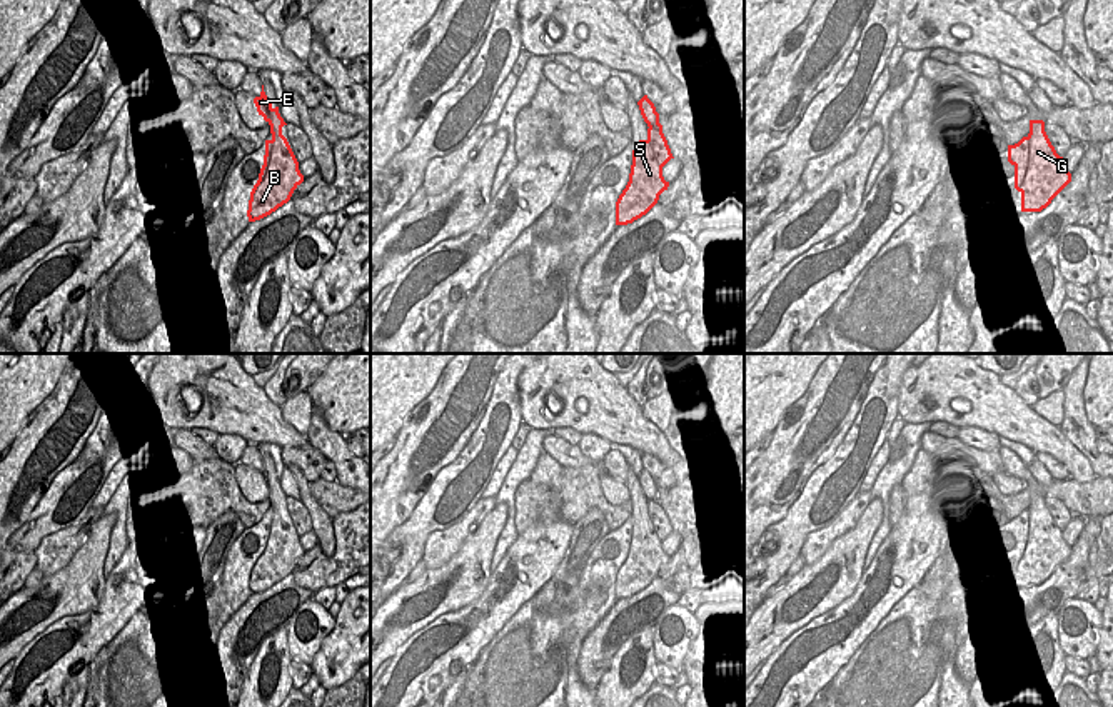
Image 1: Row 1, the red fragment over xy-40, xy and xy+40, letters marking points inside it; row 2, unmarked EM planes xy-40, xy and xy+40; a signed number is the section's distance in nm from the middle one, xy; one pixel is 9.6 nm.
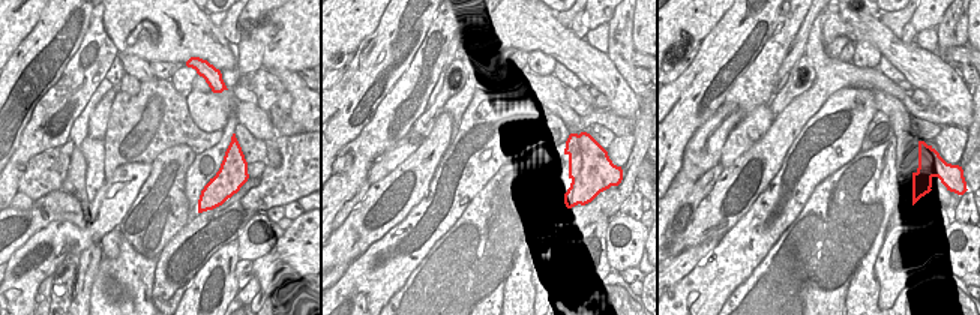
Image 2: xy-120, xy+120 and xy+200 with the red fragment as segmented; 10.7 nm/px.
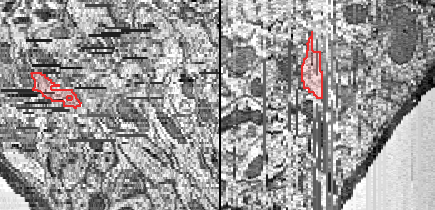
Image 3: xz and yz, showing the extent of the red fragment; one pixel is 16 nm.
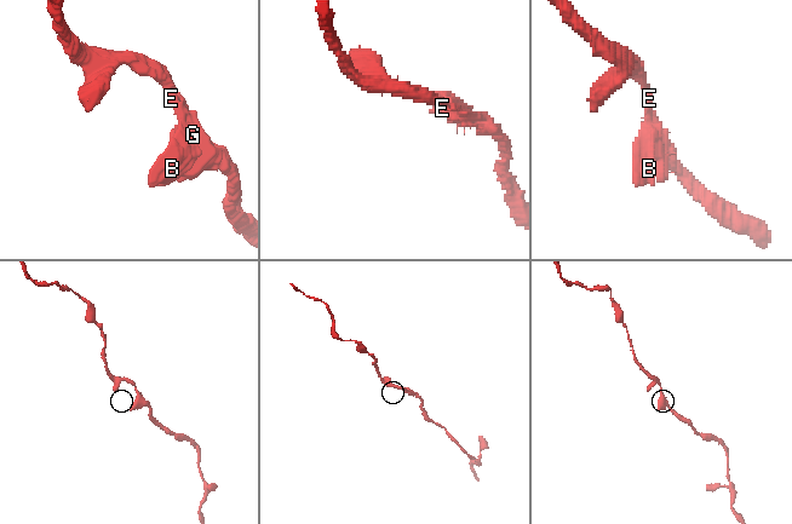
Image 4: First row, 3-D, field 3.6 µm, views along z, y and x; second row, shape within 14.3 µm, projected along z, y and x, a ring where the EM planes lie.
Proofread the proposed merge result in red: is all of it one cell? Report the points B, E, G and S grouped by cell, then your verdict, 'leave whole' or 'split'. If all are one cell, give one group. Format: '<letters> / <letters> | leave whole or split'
B E G S | leave whole

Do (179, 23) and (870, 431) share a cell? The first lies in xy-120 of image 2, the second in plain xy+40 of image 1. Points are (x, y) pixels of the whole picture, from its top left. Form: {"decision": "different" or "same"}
{"decision": "different"}

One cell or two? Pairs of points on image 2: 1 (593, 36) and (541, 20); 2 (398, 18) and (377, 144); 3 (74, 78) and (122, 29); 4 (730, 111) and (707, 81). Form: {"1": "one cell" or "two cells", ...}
{"1": "two cells", "2": "two cells", "3": "two cells", "4": "two cells"}

